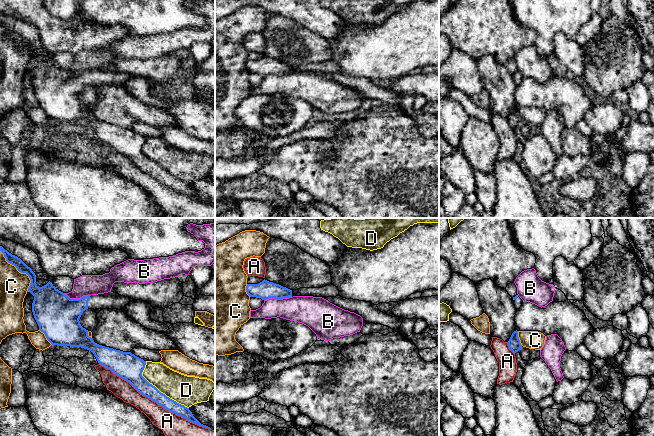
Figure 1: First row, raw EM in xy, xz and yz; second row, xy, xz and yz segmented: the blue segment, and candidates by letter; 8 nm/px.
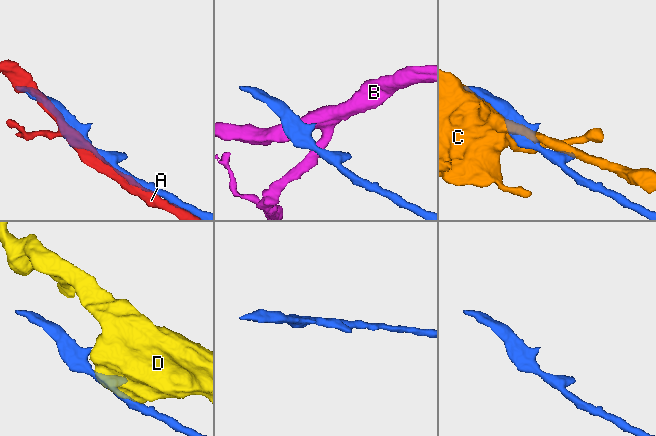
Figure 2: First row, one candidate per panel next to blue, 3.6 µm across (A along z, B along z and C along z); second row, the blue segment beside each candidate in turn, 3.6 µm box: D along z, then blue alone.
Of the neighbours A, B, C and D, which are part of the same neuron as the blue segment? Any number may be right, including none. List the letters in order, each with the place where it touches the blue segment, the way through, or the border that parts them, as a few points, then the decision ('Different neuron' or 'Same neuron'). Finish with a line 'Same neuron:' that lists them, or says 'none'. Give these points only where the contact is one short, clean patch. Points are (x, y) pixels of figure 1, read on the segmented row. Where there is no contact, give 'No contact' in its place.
A: Touches blue at xy (155, 401). Different neuron
B: Touches blue at xz (277, 298). Boundary: xz (291, 296), (267, 298), (264, 301). Different neuron
C: Touches blue at xy (20, 271). Different neuron
D: Touches blue at xy (157, 389). Different neuron
Same neuron: none

